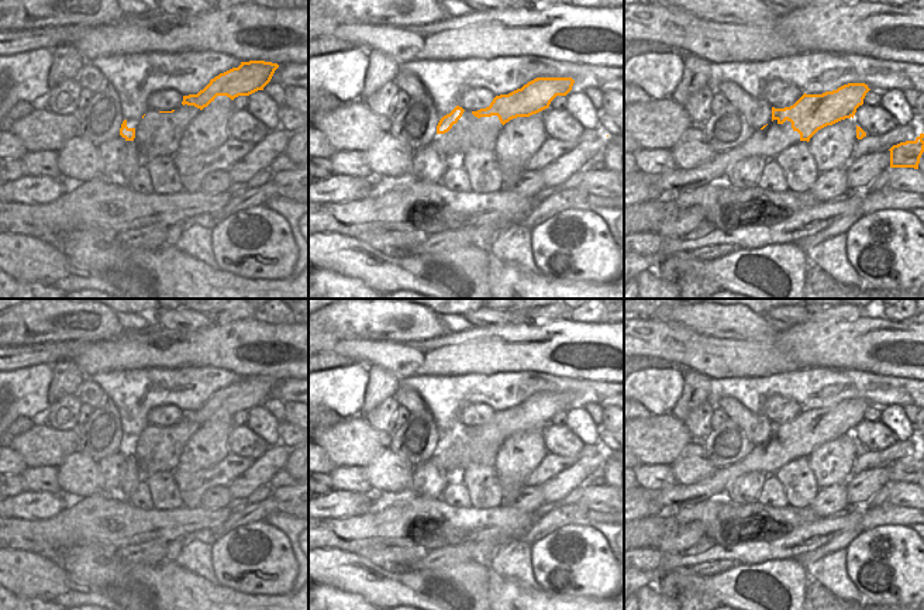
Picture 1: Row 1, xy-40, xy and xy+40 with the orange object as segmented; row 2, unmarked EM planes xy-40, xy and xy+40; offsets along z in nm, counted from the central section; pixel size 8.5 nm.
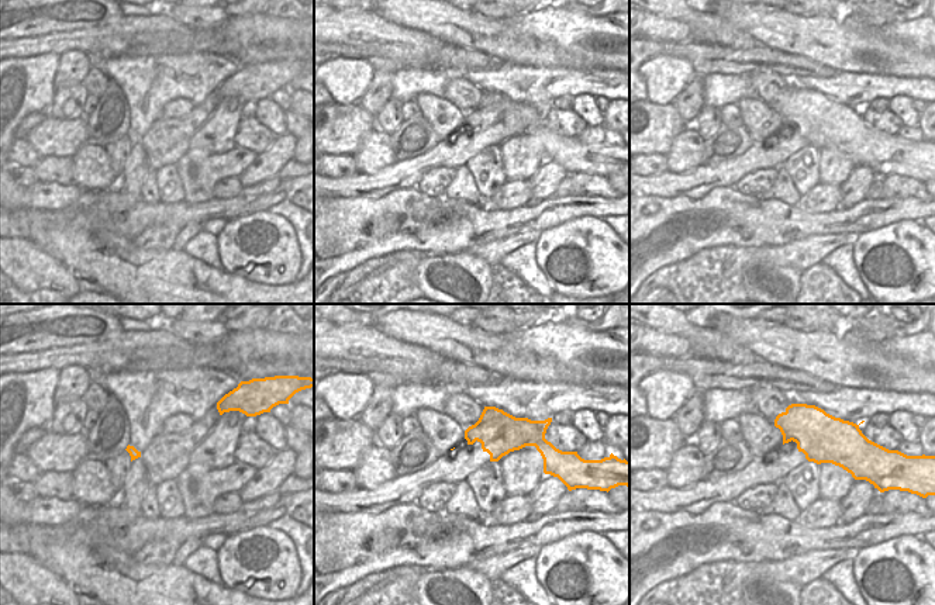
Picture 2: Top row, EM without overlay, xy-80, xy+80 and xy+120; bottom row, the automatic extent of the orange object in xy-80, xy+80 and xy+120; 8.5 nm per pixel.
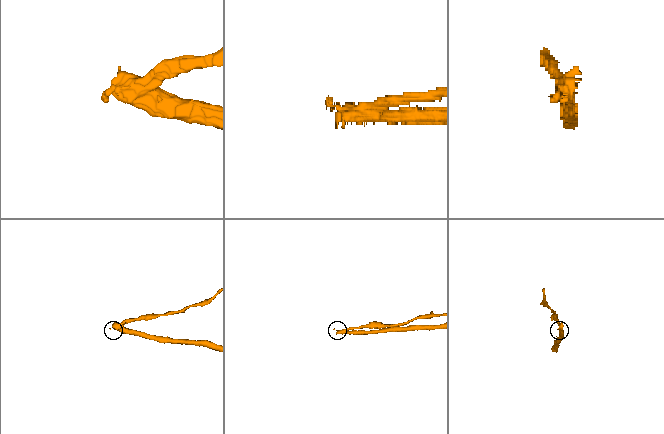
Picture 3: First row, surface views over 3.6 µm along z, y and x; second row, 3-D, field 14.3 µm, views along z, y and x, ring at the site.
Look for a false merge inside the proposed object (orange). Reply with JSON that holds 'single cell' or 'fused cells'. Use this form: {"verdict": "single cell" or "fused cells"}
{"verdict": "fused cells"}

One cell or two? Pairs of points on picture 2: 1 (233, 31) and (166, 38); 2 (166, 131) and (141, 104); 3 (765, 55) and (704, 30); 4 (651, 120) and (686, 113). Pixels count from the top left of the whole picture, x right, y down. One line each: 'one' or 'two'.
1: one
2: two
3: two
4: two

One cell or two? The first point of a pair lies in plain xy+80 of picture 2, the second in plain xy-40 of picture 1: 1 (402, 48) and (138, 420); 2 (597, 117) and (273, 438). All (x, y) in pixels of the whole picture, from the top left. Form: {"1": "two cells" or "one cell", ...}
{"1": "two cells", "2": "one cell"}

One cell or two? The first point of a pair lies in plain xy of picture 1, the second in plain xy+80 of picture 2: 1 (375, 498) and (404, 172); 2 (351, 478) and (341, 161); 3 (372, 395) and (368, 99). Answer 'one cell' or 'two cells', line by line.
1: one cell
2: one cell
3: one cell

